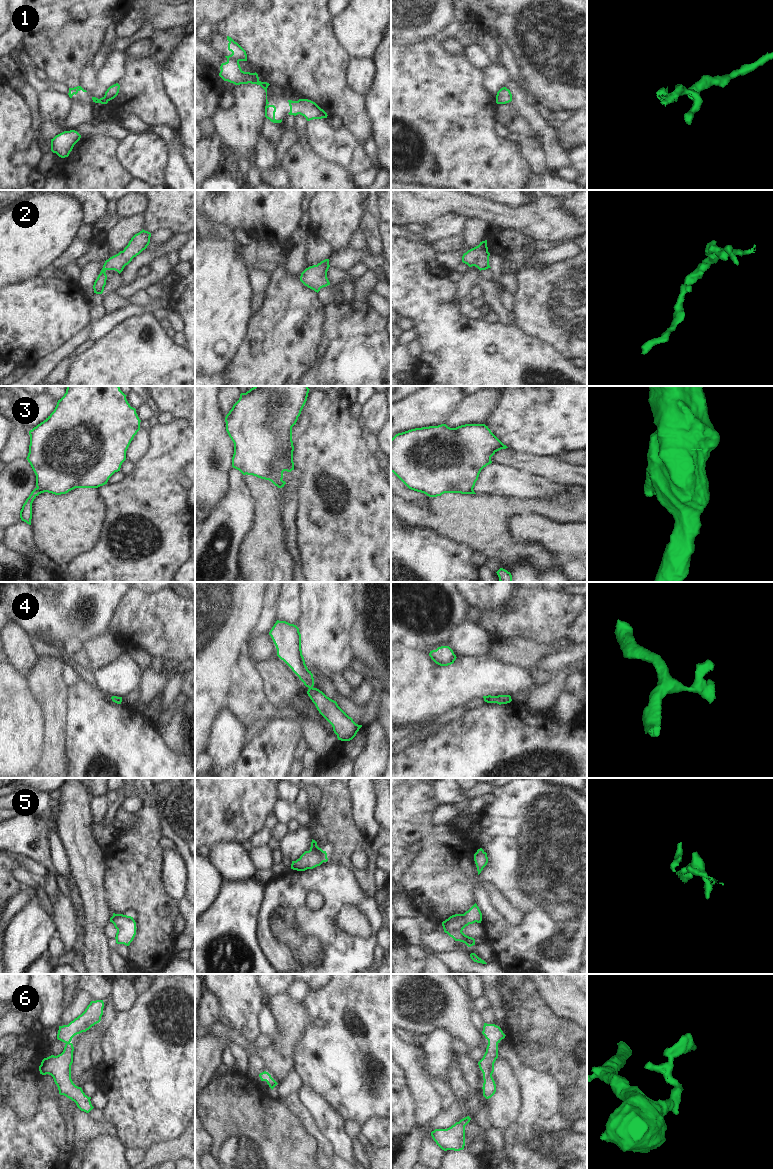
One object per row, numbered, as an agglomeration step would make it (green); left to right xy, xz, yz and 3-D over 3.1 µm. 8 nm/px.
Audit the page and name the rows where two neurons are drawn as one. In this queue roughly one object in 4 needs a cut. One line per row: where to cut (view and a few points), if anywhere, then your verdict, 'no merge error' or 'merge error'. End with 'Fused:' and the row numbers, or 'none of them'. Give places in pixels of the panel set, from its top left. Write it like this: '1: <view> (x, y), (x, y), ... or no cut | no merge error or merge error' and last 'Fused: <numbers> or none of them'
1: no cut | no merge error
2: no cut | no merge error
3: xy (37, 487), (41, 492) | merge error
4: no cut | no merge error
5: no cut | no merge error
6: no cut | no merge error
Fused: 3

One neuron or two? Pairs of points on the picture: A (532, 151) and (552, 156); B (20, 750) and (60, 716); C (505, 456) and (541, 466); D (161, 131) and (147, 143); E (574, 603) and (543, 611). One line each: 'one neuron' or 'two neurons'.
A: two neurons
B: two neurons
C: one neuron
D: two neurons
E: one neuron

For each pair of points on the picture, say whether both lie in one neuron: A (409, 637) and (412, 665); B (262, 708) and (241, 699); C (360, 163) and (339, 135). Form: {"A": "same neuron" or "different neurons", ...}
{"A": "different neurons", "B": "same neuron", "C": "same neuron"}

